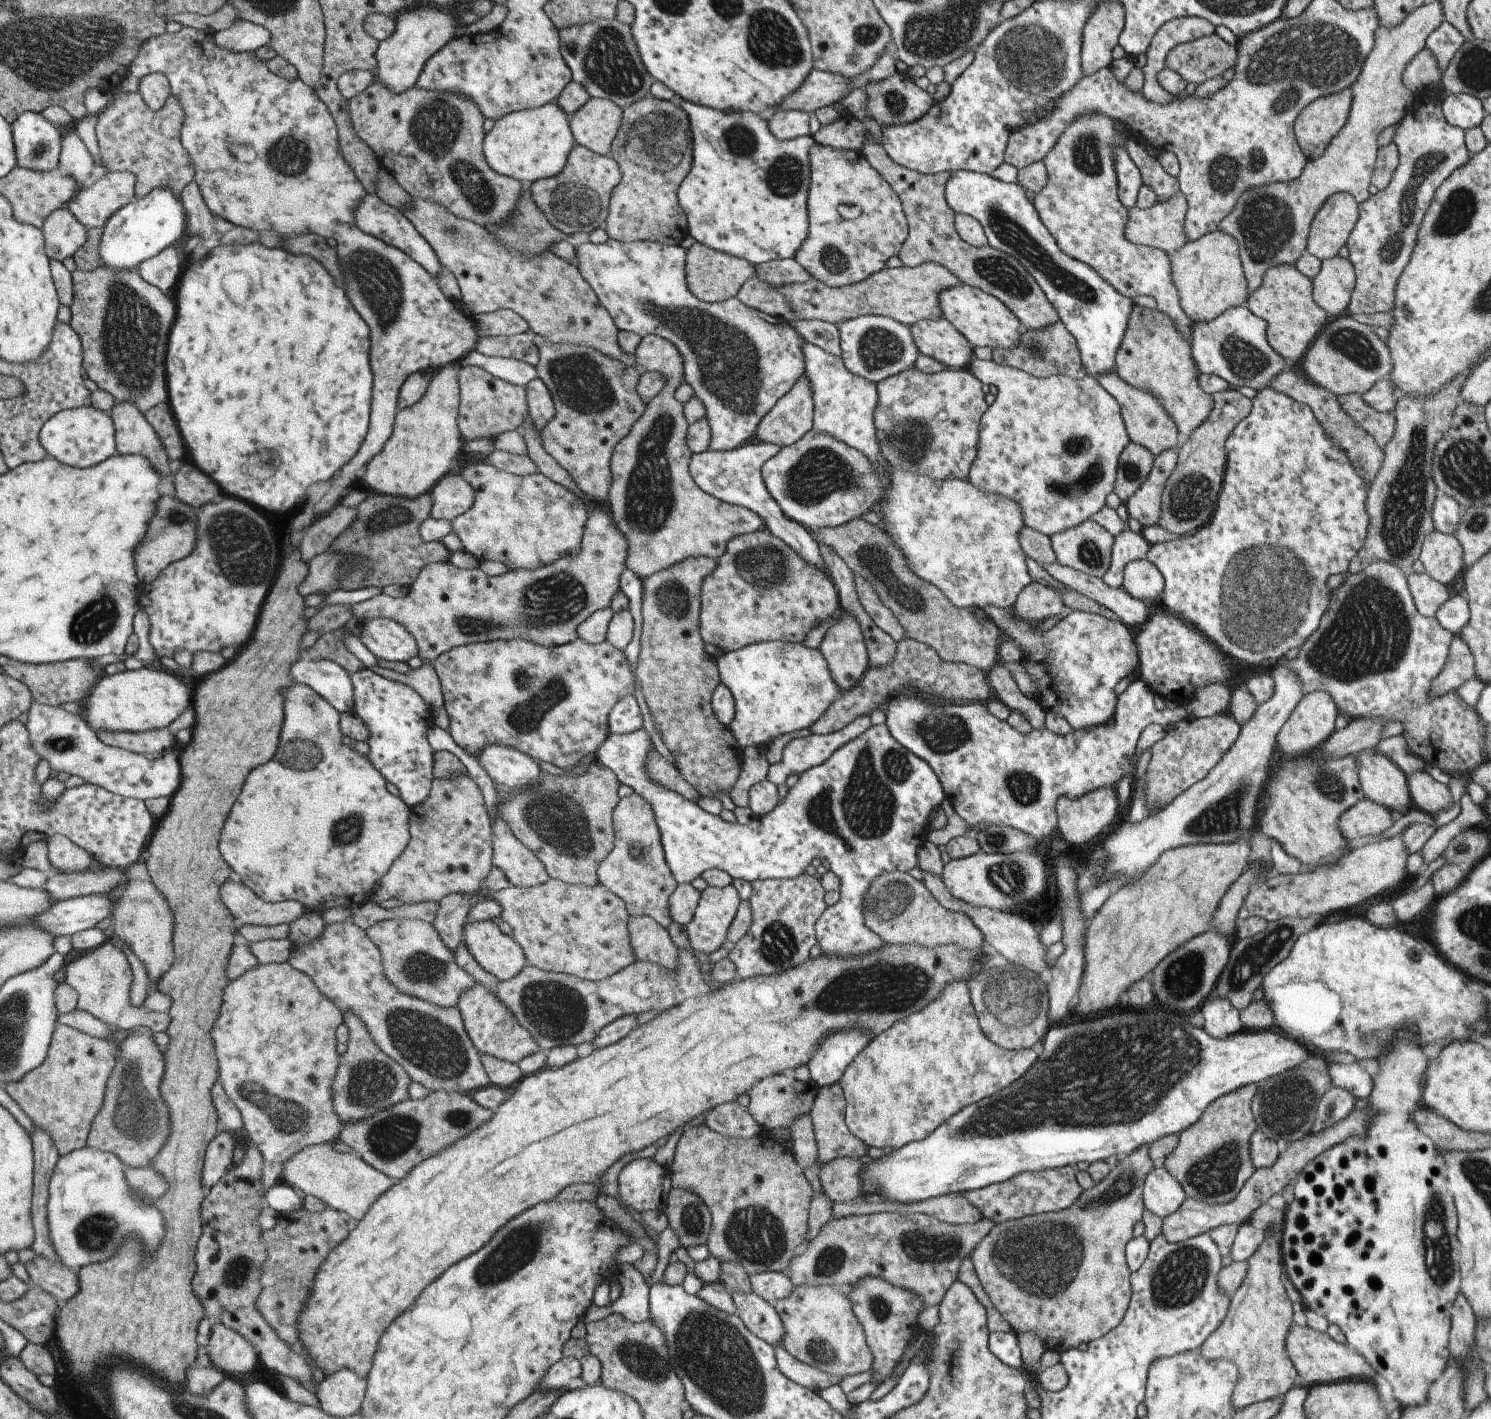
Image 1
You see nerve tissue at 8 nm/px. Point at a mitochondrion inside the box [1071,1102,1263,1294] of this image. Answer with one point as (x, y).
(1212, 1176)

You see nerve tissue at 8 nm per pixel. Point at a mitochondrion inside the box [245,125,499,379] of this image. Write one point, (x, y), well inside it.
(376, 280)

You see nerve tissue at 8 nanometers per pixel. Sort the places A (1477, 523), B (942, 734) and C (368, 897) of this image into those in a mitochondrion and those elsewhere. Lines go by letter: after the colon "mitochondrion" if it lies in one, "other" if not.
A: mitochondrion
B: mitochondrion
C: other

